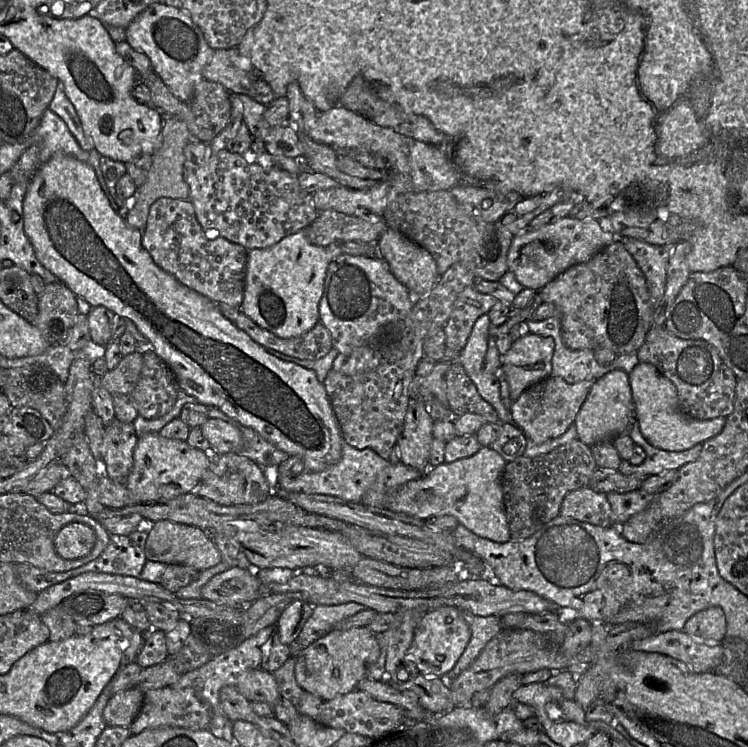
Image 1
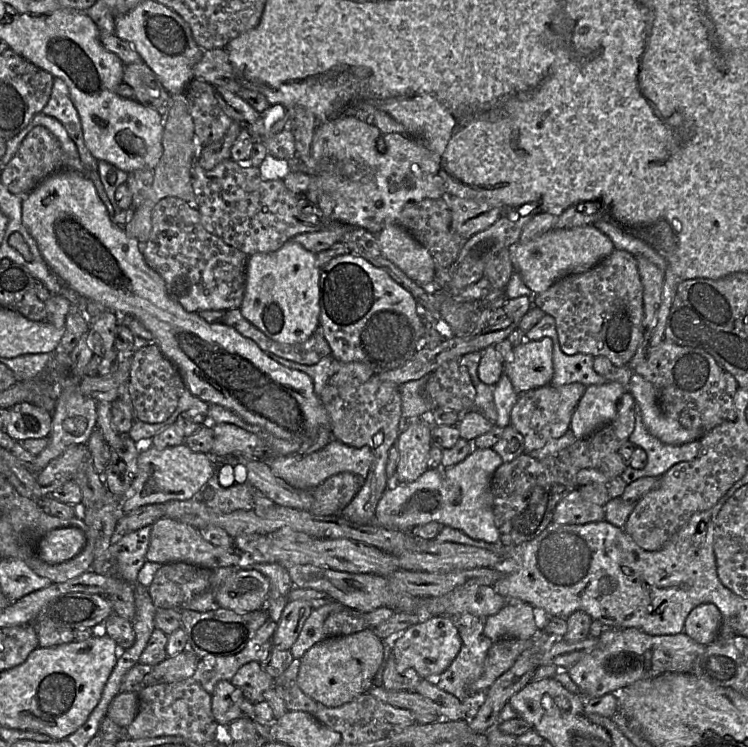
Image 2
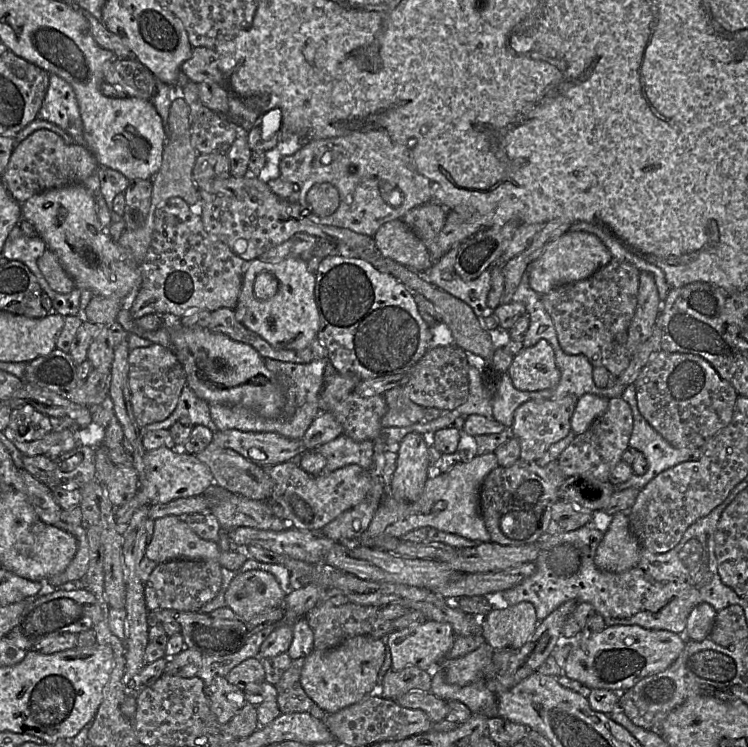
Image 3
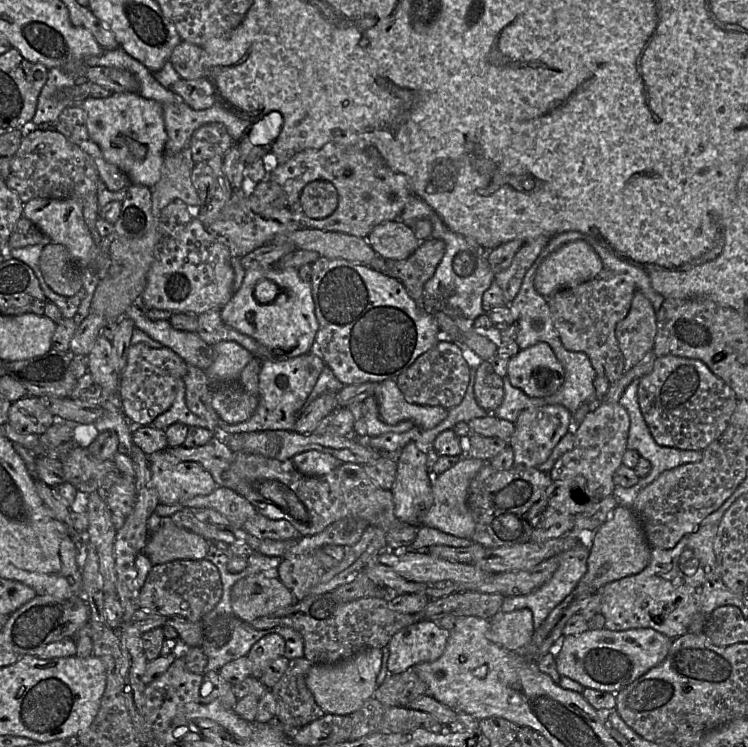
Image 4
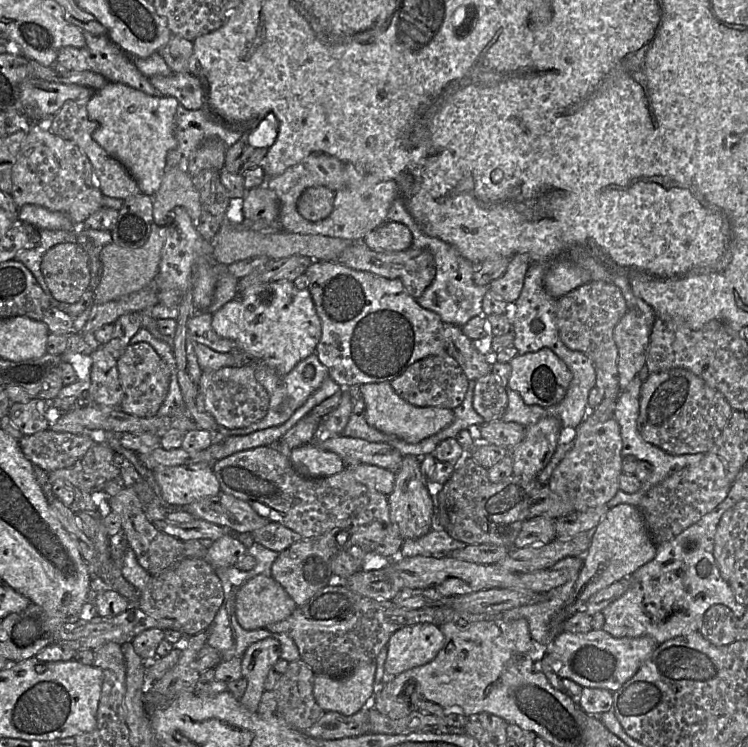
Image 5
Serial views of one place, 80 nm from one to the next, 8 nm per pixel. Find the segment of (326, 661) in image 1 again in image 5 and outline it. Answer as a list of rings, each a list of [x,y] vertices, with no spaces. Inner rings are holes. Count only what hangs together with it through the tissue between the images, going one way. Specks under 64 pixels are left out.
[[[372,661],[340,679],[315,674],[314,698],[325,712],[334,711],[351,716],[374,699],[375,672],[376,662]]]

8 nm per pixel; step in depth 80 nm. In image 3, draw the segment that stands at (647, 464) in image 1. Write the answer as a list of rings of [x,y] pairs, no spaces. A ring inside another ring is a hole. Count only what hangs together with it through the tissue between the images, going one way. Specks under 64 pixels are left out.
[[[634,384],[625,387],[621,396],[623,400],[630,405],[633,414],[633,430],[629,439],[629,447],[635,448],[645,456],[648,462],[648,470],[643,475],[633,474],[626,482],[615,486],[616,491],[622,491],[628,488],[641,490],[660,472],[682,462],[696,461],[701,457],[701,448],[675,448],[647,422],[638,409],[636,388]]]

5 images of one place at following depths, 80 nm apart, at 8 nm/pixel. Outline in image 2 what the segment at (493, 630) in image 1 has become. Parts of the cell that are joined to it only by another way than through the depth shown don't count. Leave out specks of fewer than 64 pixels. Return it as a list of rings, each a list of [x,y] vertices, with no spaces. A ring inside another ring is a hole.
[[[462,614],[452,618],[462,640],[461,649],[449,667],[434,681],[440,689],[454,695],[468,706],[474,705],[472,696],[469,694],[469,686],[482,675],[485,660],[493,641],[484,634],[484,618],[471,614]]]

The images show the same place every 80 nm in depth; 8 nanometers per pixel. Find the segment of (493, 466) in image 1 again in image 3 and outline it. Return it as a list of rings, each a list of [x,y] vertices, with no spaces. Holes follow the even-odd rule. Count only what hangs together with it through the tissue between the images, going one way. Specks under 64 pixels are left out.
[[[472,448],[469,449],[467,461],[455,464],[445,473],[436,473],[431,471],[431,474],[425,483],[423,492],[416,501],[399,501],[390,494],[387,494],[377,509],[367,530],[360,535],[356,542],[347,543],[372,547],[374,539],[379,537],[401,538],[409,531],[422,527],[431,527],[478,542],[490,542],[490,535],[486,529],[479,509],[479,495],[484,478],[497,466],[497,457],[494,452],[477,455],[472,452]]]

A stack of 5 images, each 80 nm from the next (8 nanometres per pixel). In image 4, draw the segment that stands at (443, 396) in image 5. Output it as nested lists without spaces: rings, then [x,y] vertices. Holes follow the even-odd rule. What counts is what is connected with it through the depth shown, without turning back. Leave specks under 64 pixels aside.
[[[441,341],[419,356],[415,362],[396,379],[396,384],[405,398],[421,406],[453,408],[461,403],[469,385],[470,366],[463,357],[461,344]]]

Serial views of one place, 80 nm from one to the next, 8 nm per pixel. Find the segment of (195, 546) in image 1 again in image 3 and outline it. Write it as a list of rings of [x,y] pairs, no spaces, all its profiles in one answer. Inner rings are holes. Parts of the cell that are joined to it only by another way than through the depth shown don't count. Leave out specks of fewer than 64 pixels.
[[[166,516],[155,521],[144,555],[158,564],[170,560],[211,560],[228,570],[238,570],[247,559],[235,551],[222,551],[216,542],[202,539],[178,516]]]

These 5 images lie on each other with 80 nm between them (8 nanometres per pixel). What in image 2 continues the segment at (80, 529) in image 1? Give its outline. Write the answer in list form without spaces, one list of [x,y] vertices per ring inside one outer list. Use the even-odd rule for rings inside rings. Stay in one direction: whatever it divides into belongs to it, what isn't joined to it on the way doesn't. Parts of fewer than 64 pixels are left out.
[[[57,528],[46,533],[38,541],[36,554],[44,562],[62,563],[77,556],[85,544],[85,534],[79,528]]]

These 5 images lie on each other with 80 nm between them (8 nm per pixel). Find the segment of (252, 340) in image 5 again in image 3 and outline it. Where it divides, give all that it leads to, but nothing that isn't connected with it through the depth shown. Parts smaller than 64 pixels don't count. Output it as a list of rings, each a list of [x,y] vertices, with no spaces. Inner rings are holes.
[[[290,257],[278,263],[262,261],[259,258],[247,262],[238,302],[234,308],[236,319],[249,330],[257,333],[277,349],[301,350],[317,338],[320,328],[319,312],[315,300],[316,275],[307,267],[307,261],[300,257]],[[261,273],[270,273],[278,281],[276,294],[268,300],[259,300],[254,293],[256,278]]]

